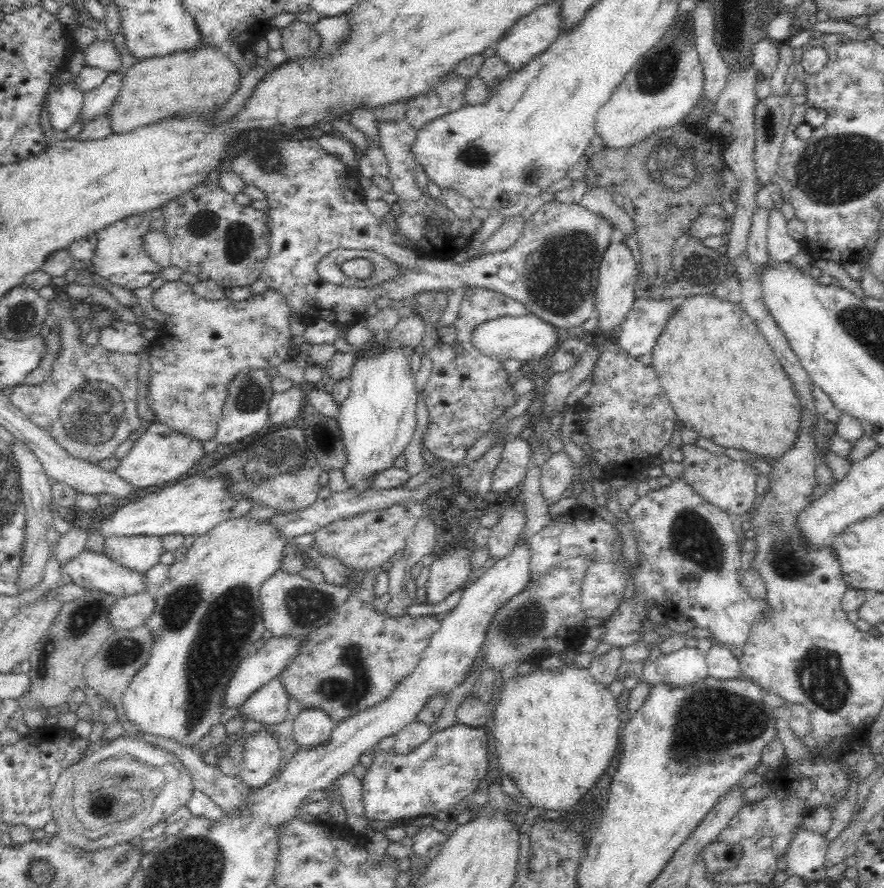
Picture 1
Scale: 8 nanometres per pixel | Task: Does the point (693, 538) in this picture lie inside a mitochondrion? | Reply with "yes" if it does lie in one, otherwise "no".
yes

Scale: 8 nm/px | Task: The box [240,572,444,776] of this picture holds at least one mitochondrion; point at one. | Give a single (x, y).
(344, 691)

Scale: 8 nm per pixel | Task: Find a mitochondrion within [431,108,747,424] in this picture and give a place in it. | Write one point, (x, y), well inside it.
(674, 164)

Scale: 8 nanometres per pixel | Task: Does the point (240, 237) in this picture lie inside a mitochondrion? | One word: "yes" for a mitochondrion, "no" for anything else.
yes

